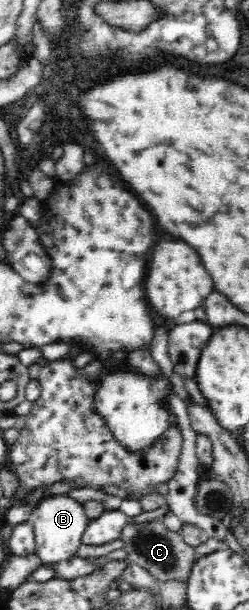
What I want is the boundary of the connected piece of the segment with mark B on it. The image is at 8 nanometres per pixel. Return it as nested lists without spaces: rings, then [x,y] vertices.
[[[55,495],[43,499],[34,509],[28,522],[33,527],[35,554],[43,565],[59,564],[71,560],[82,543],[82,534],[90,520],[81,504],[68,495]]]

